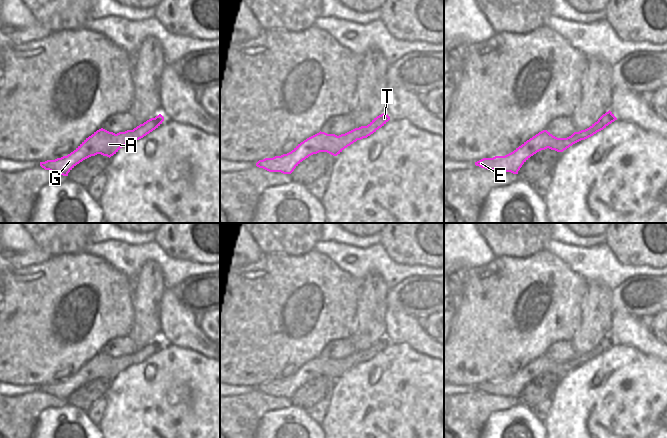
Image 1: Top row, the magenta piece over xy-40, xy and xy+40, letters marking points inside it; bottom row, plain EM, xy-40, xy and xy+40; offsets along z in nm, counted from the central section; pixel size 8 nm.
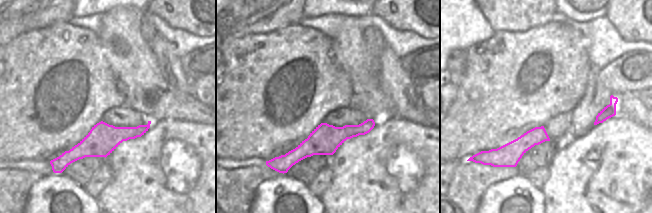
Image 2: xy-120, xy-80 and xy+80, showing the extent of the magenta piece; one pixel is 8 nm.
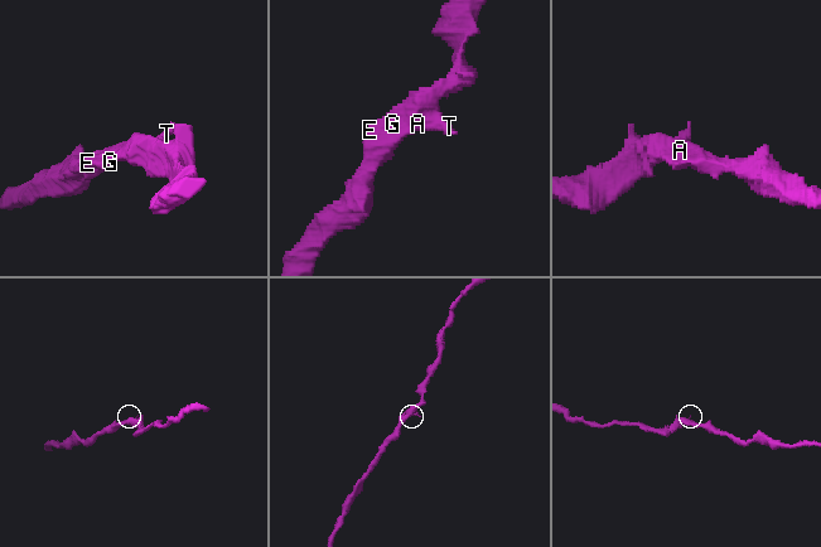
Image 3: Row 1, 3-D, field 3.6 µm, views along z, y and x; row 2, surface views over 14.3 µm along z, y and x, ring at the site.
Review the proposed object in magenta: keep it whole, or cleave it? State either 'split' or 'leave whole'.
leave whole

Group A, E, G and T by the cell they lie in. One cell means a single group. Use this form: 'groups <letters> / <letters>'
groups A E G T

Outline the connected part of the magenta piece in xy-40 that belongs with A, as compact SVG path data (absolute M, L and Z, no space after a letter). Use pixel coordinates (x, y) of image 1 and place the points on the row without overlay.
M159 338L155 342L151 342L143 348L140 348L133 354L127 354L117 358L101 352L86 362L67 380L40 386L40 390L45 394L68 400L68 397L83 384L97 378L110 382L129 366L139 364L158 352L163 345L164 341Z

